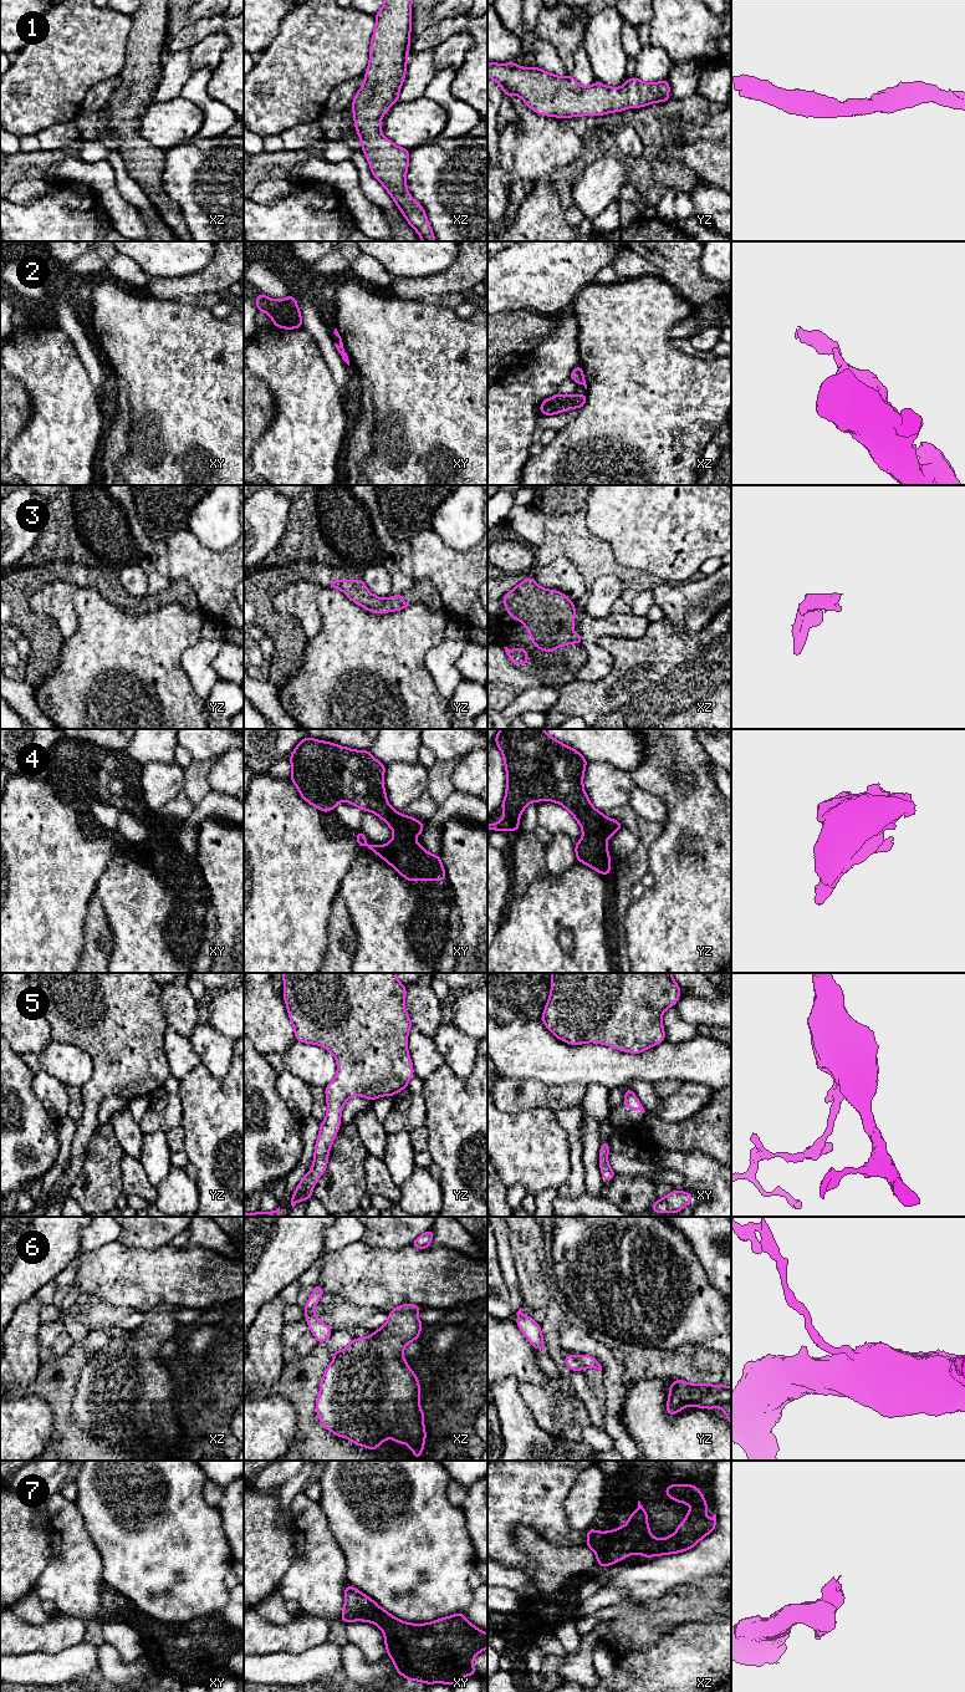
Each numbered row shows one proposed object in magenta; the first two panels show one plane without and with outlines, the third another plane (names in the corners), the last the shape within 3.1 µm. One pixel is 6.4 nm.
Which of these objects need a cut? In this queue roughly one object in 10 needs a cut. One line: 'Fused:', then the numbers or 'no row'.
Fused: 2

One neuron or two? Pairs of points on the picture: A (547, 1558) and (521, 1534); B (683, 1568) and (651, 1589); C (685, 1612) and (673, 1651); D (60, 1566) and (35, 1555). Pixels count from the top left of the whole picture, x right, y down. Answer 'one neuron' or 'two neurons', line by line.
A: one neuron
B: one neuron
C: two neurons
D: two neurons

